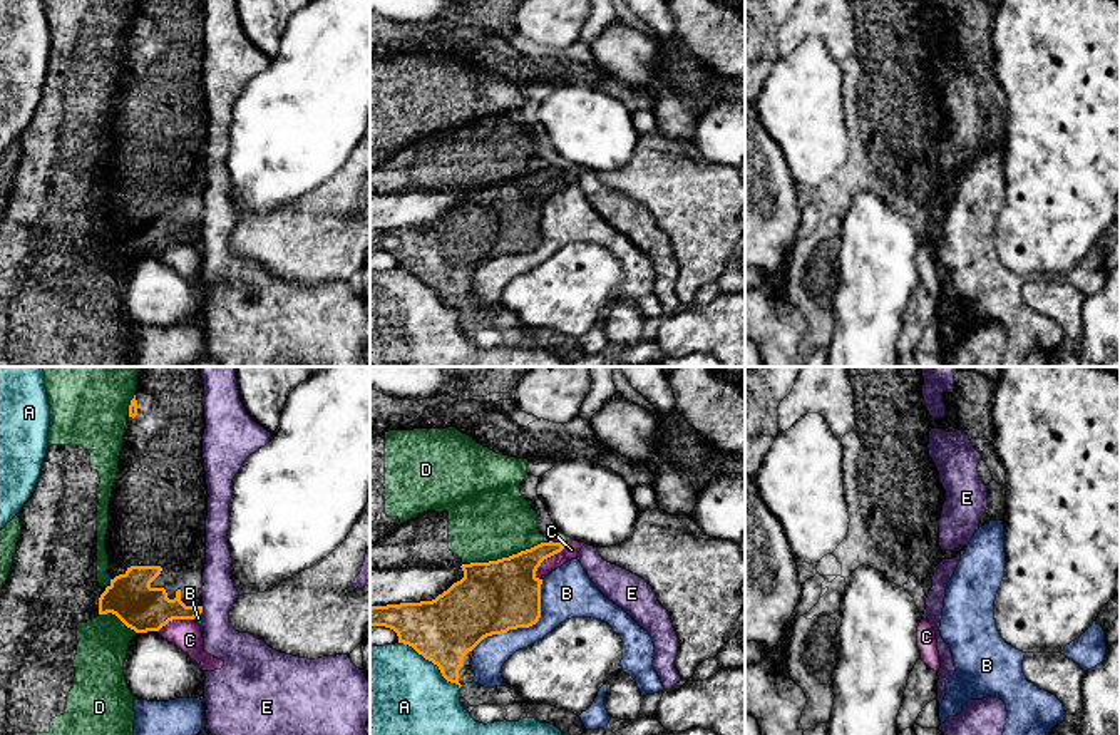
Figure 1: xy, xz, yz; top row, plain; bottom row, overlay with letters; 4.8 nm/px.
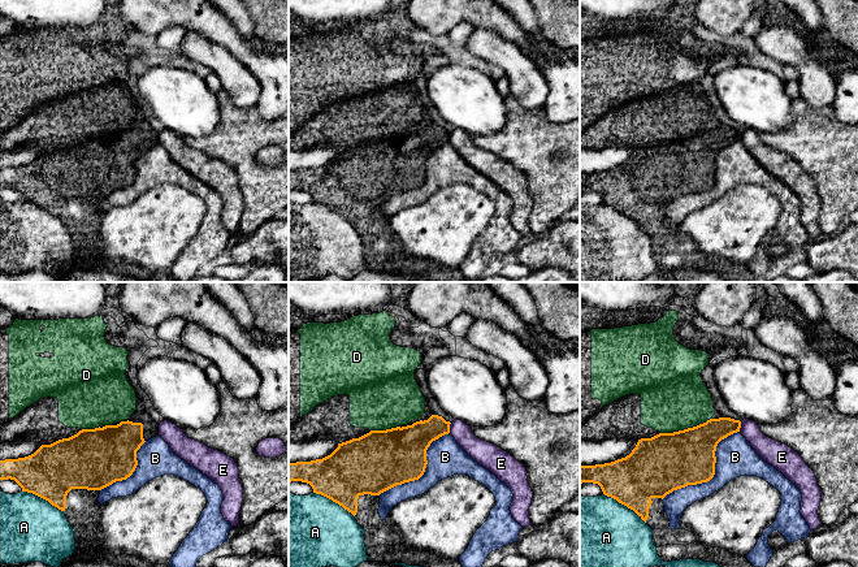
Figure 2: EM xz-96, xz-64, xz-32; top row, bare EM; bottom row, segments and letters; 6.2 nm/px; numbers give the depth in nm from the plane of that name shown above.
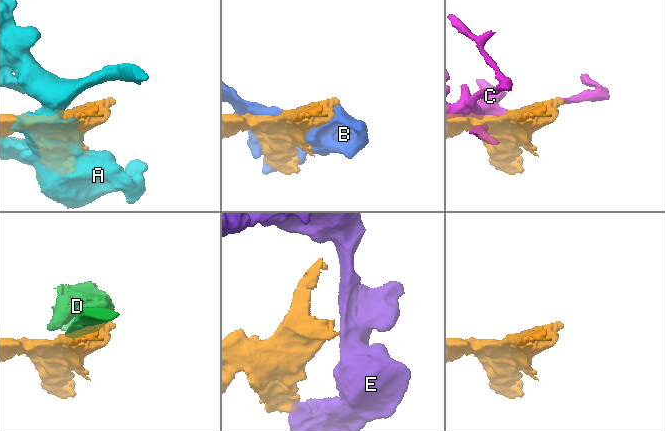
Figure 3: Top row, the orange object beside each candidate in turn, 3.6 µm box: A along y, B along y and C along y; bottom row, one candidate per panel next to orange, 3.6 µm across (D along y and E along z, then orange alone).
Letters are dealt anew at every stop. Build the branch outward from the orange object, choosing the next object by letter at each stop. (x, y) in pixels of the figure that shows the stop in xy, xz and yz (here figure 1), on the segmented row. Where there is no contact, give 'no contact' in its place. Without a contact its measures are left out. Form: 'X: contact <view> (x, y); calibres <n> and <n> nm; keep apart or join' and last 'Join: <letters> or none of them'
A: contact xz (431, 660); calibres 320 and 440 nm; keep apart
B: contact xz (524, 627); calibres 340 and 240 nm; keep apart
C: contact xz (546, 558); calibres 320 and 80 nm; keep apart
D: contact xz (504, 558); calibres 340 and 380 nm; keep apart
E: contact xy (201, 610); calibres 200 and 170 nm; keep apart
Join: none of them

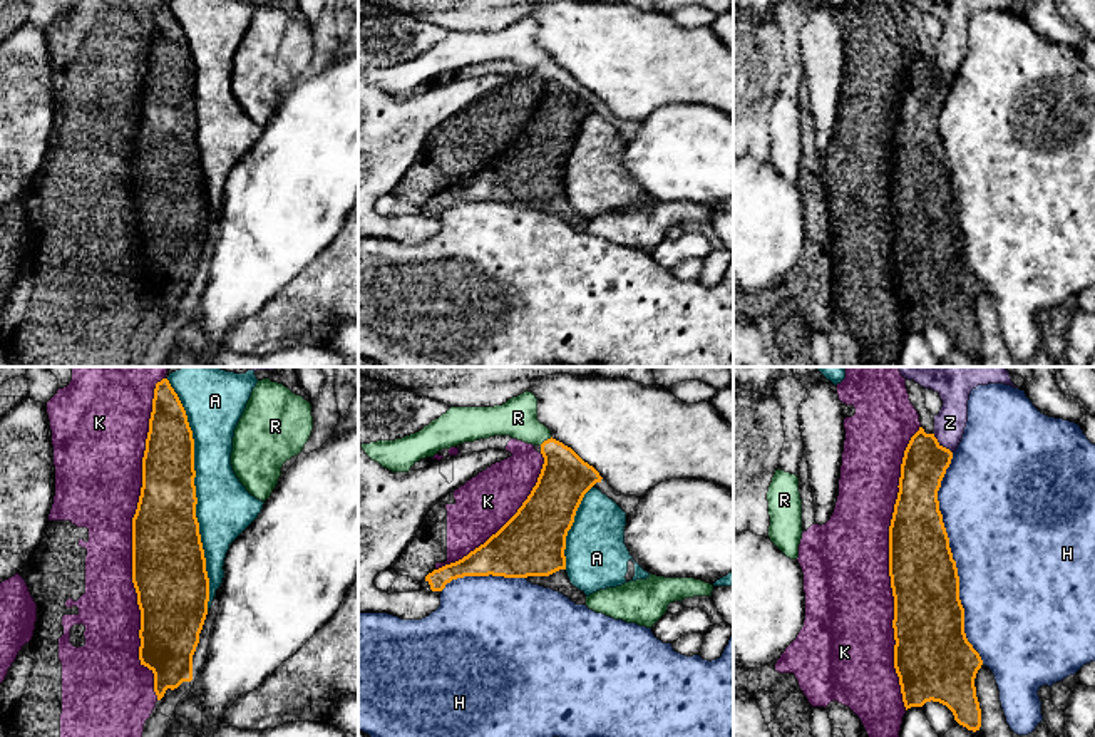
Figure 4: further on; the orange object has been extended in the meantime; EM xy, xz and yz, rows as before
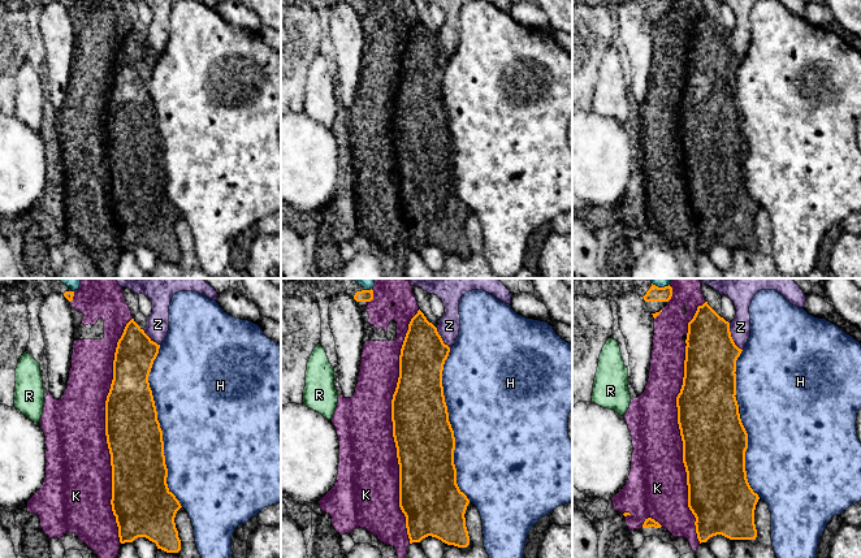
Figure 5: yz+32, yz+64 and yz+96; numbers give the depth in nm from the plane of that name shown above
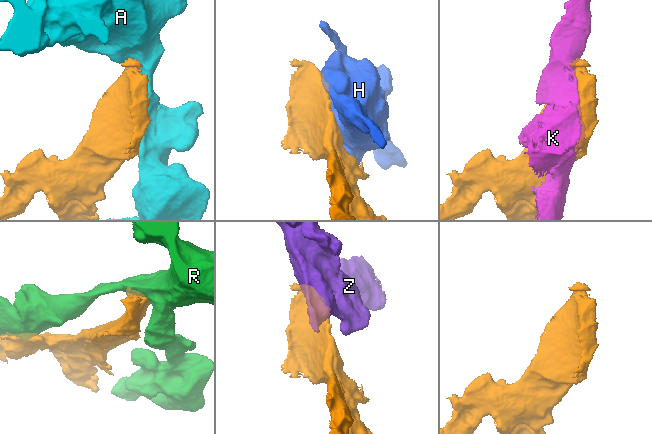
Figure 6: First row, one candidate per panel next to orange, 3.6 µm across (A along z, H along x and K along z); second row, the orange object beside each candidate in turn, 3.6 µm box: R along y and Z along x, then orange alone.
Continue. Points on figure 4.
A: contact xy (195, 494); calibres 320 and 280 nm; keep apart
H: contact yz (951, 558); calibres 320 and 480 nm; keep apart
K: contact xy (133, 538); calibres 360 and 340 nm; keep apart
R: contact xz (544, 441); calibres 240 and 190 nm; keep apart
Z: contact yz (941, 446); calibres 220 and 150 nm; keep apart
Join: none of them

